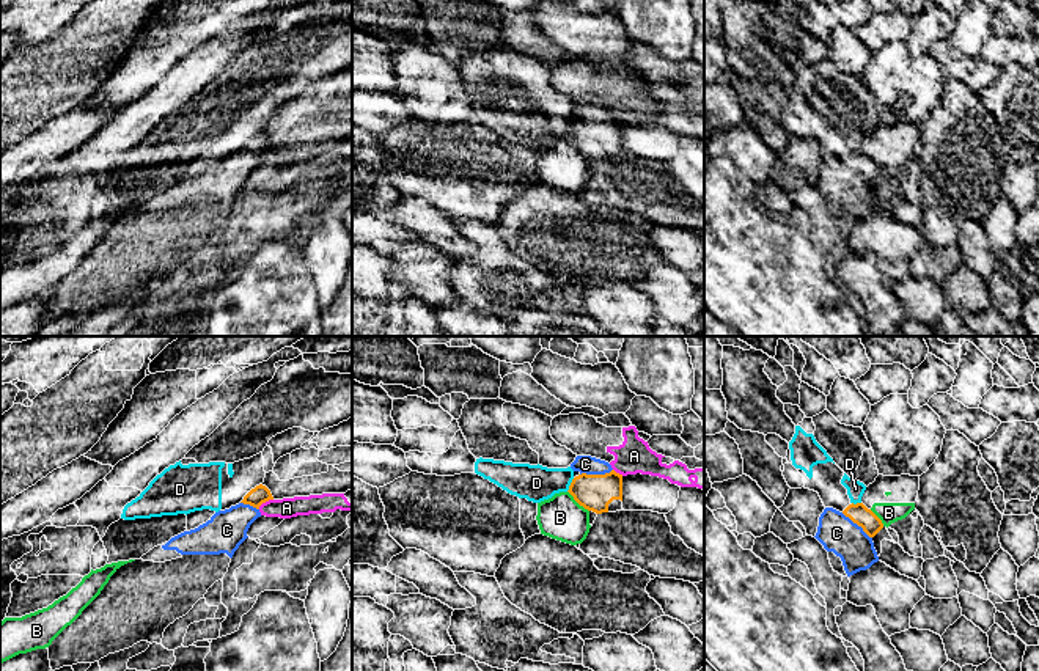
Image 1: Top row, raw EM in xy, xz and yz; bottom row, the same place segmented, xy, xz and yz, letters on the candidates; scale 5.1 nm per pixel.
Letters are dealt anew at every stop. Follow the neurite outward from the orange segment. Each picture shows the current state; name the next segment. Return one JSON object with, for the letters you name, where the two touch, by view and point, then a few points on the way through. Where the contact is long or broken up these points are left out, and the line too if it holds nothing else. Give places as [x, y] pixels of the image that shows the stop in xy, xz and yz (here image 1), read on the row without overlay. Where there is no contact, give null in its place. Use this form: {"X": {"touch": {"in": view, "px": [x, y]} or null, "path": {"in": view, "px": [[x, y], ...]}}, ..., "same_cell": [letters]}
{"C": {"touch": {"in": "xz", "px": [596, 123]}, "path": {"in": "xz", "px": [[594, 140], [596, 123], [585, 112]]}}, "same_cell": ["C"]}

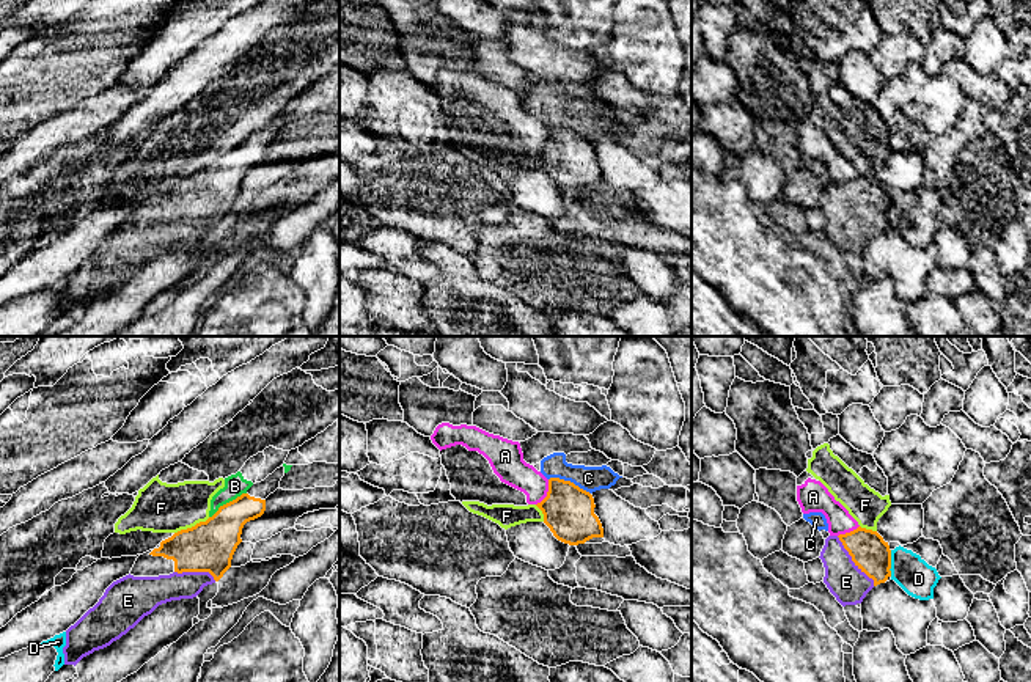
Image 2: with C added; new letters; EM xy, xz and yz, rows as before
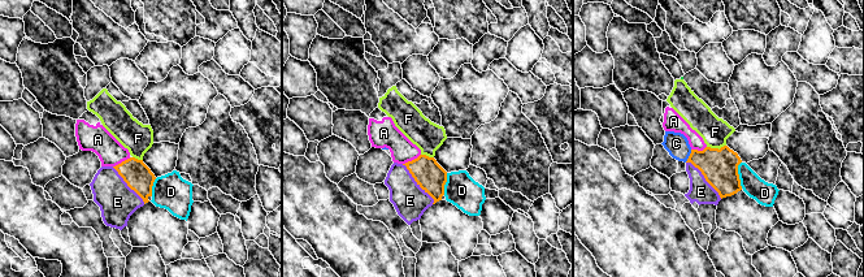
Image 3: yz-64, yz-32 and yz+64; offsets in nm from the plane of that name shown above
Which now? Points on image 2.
{"E": {"touch": {"in": "yz", "px": [854, 209]}, "path": {"in": "yz", "px": [[869, 200], [862, 208], [854, 209], [846, 230]]}}, "same_cell": ["E"]}

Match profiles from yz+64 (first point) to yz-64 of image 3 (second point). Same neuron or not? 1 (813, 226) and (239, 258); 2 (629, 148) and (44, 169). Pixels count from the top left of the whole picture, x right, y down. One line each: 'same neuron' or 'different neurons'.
1: same neuron
2: same neuron

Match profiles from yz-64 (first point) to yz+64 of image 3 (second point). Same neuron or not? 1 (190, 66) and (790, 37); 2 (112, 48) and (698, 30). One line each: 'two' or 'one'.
1: one
2: one

